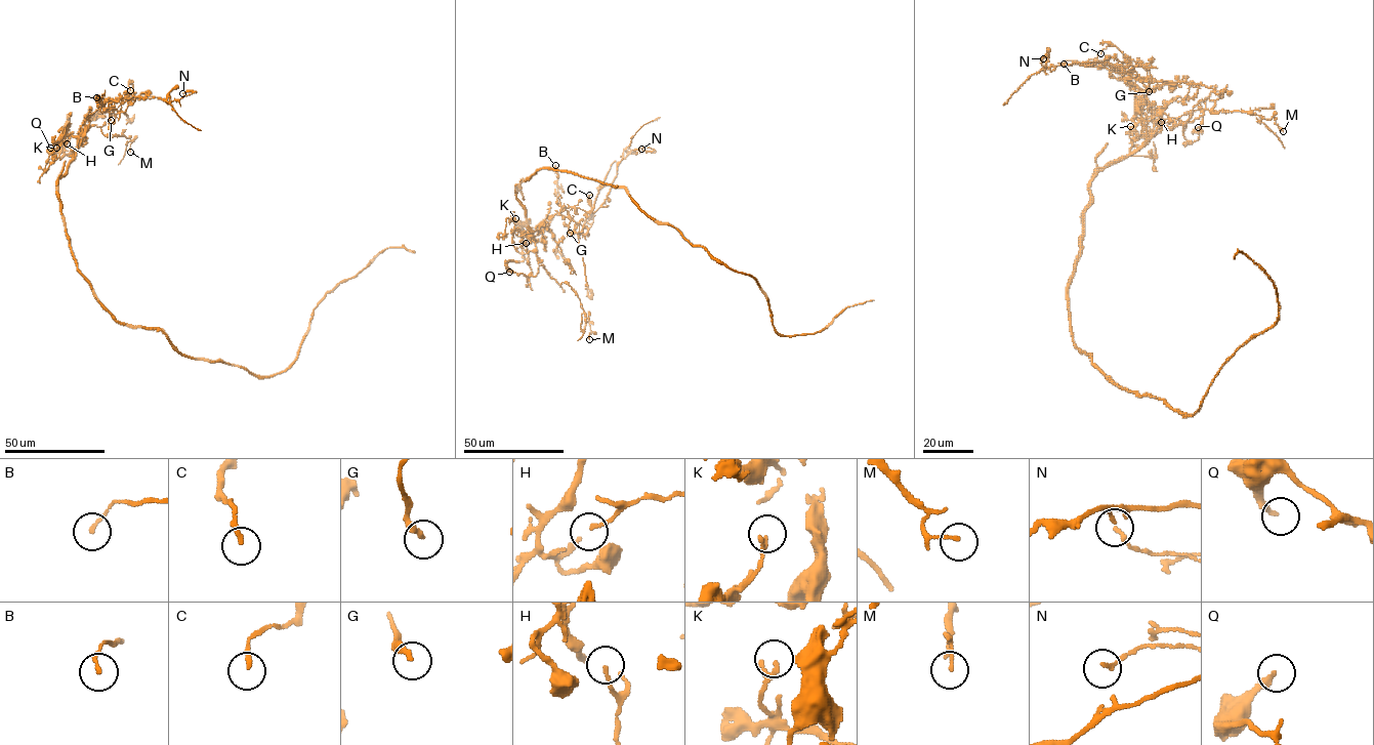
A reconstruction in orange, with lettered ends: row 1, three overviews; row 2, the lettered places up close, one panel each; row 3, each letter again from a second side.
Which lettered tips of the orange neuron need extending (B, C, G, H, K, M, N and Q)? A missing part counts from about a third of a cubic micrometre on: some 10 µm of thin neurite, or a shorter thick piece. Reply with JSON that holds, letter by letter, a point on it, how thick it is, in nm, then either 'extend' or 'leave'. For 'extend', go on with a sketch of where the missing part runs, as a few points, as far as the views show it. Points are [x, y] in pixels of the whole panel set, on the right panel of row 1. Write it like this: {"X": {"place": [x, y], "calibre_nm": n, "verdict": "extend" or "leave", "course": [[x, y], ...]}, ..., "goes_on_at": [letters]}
{"B": {"place": [1064, 64], "calibre_nm": 140, "verdict": "leave"}, "C": {"place": [1100, 53], "calibre_nm": 170, "verdict": "leave"}, "G": {"place": [1149, 91], "calibre_nm": 280, "verdict": "extend", "course": [[1149, 91], [1151, 107], [1146, 112], [1144, 122], [1119, 132], [1108, 143]]}, "H": {"place": [1161, 122], "calibre_nm": 90, "verdict": "leave"}, "K": {"place": [1130, 126], "calibre_nm": 180, "verdict": "leave"}, "M": {"place": [1283, 131], "calibre_nm": 130, "verdict": "leave"}, "N": {"place": [1043, 58], "calibre_nm": 160, "verdict": "leave"}, "Q": {"place": [1198, 127], "calibre_nm": 220, "verdict": "leave"}, "goes_on_at": ["G"]}

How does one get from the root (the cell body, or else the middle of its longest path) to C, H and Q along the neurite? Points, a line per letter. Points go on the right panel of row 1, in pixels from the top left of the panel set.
C: (1073, 340), (1069, 283), (1090, 181), (1146, 138), (1141, 91), (1116, 70), (1123, 53), (1114, 45), (1100, 53)
H: (1073, 340), (1069, 283), (1090, 181), (1159, 127), (1203, 113), (1161, 122)
Q: (1073, 340), (1069, 283), (1092, 177), (1160, 127), (1192, 122), (1202, 112), (1194, 132), (1198, 127)

